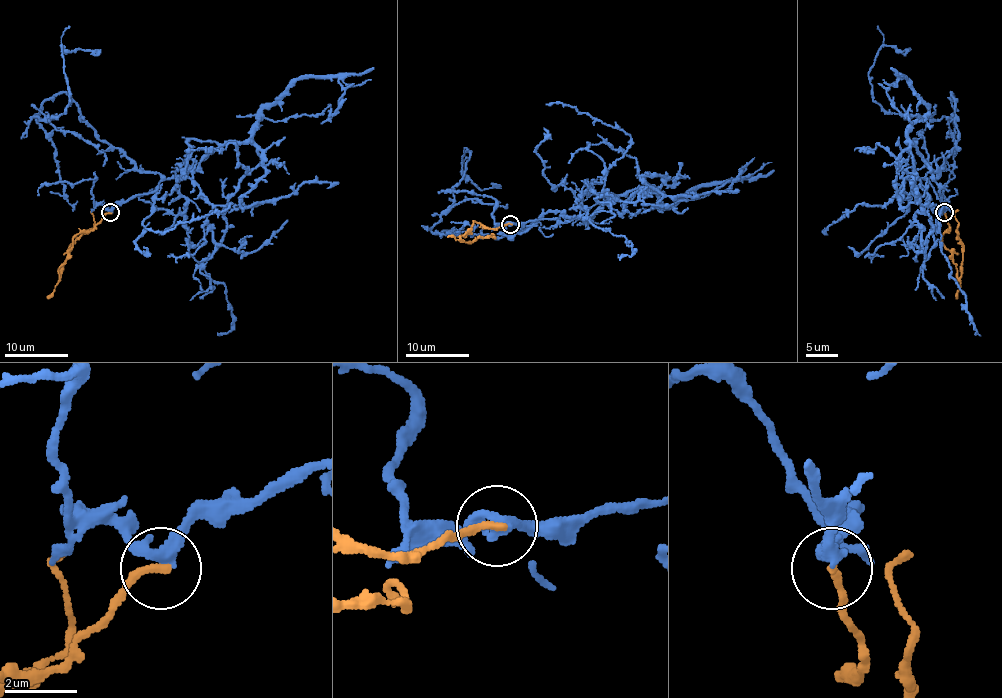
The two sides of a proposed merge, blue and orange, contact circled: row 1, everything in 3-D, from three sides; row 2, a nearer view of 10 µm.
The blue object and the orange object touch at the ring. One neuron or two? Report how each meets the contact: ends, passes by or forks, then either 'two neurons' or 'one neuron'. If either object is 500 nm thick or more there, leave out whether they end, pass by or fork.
blue passes by | orange ends | one neuron

